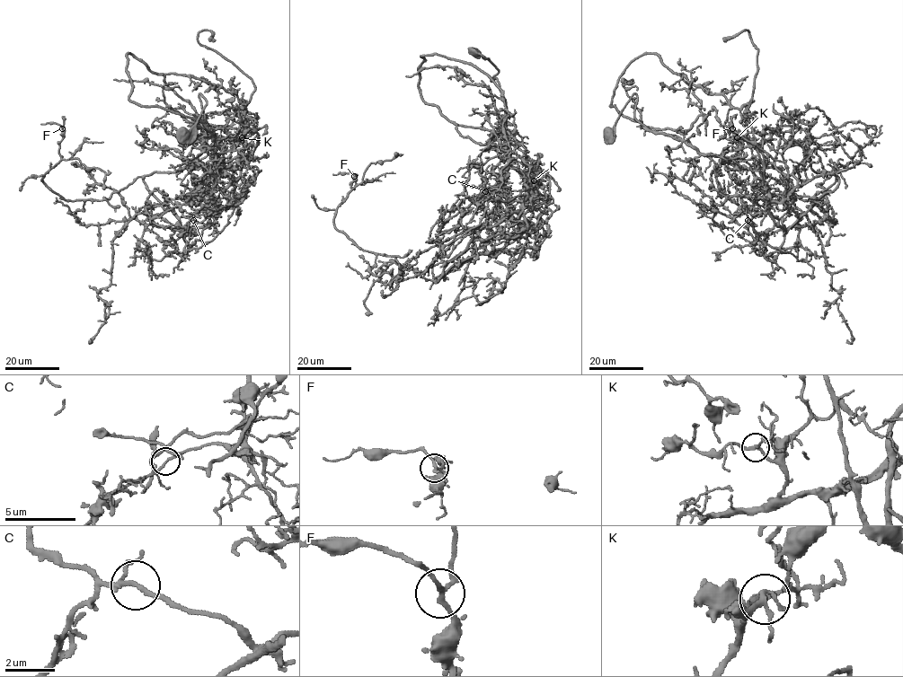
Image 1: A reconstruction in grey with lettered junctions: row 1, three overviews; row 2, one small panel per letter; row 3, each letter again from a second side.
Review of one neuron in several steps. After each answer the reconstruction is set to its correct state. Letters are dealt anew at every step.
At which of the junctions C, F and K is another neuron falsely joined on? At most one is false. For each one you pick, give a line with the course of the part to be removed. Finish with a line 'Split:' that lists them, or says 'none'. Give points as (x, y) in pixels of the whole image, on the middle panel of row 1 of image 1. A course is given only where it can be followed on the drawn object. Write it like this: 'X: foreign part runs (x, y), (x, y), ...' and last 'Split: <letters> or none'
C: foreign part runs (486, 191), (473, 201), (508, 169), (509, 134), (481, 145), (457, 125), (500, 132), (534, 173), (512, 166)
Split: C

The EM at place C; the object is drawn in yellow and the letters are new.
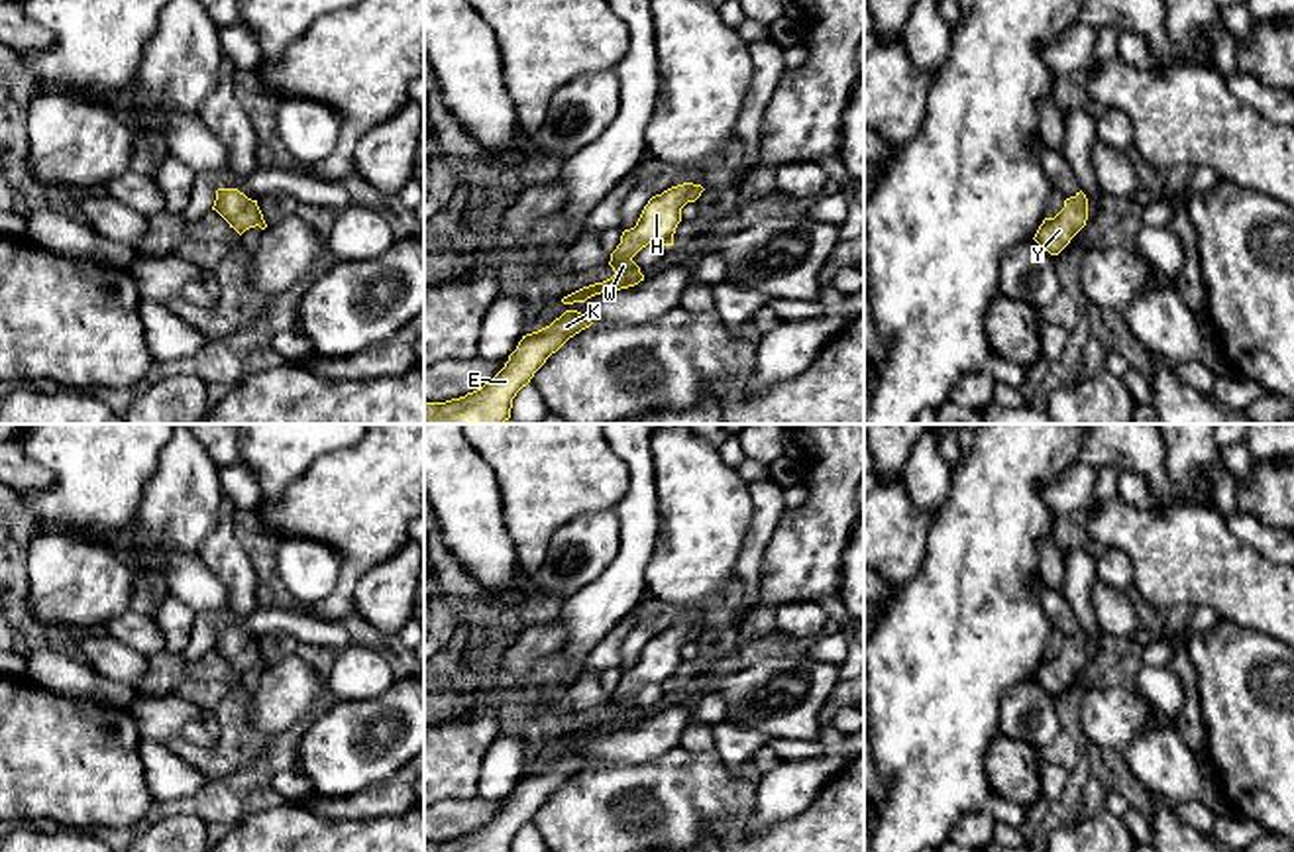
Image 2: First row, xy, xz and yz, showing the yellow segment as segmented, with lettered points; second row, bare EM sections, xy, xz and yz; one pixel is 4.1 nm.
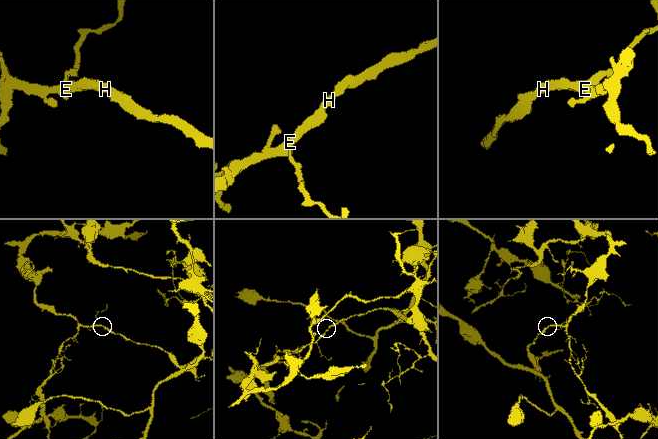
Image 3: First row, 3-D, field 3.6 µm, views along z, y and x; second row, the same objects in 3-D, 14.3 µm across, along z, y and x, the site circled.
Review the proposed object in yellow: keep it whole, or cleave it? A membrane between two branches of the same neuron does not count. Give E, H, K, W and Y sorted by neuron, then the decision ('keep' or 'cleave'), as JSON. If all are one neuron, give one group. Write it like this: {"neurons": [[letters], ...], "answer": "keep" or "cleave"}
{"neurons": [["E", "H", "K", "W"], ["Y"]], "answer": "cleave"}

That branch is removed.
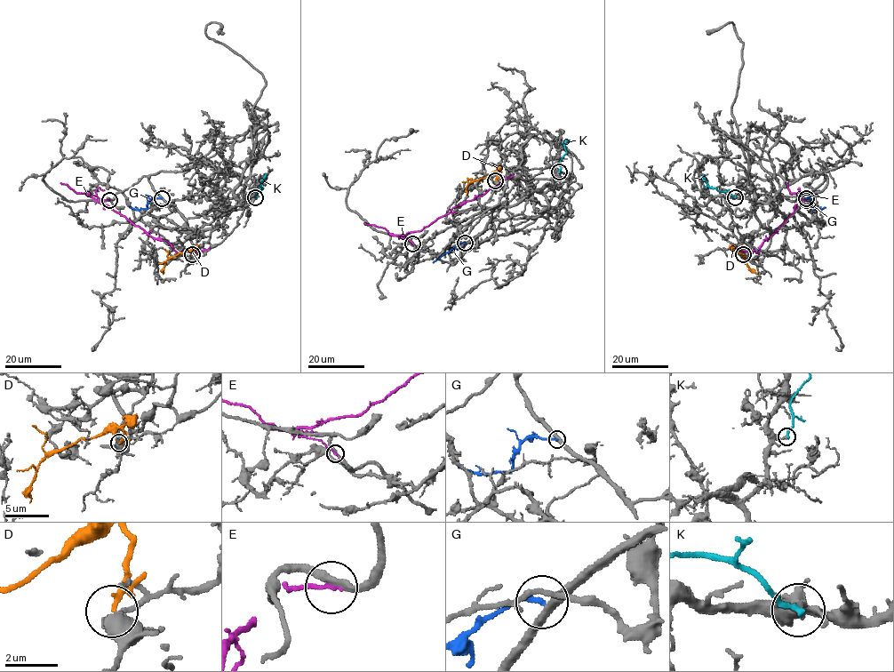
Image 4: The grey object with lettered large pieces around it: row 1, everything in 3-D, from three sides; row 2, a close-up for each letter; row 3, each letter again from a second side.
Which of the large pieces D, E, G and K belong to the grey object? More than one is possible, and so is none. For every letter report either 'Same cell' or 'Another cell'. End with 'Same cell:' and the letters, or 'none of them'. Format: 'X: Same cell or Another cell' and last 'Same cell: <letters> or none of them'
D: Another cell
E: Another cell
G: Another cell
K: Another cell
Same cell: none of them

